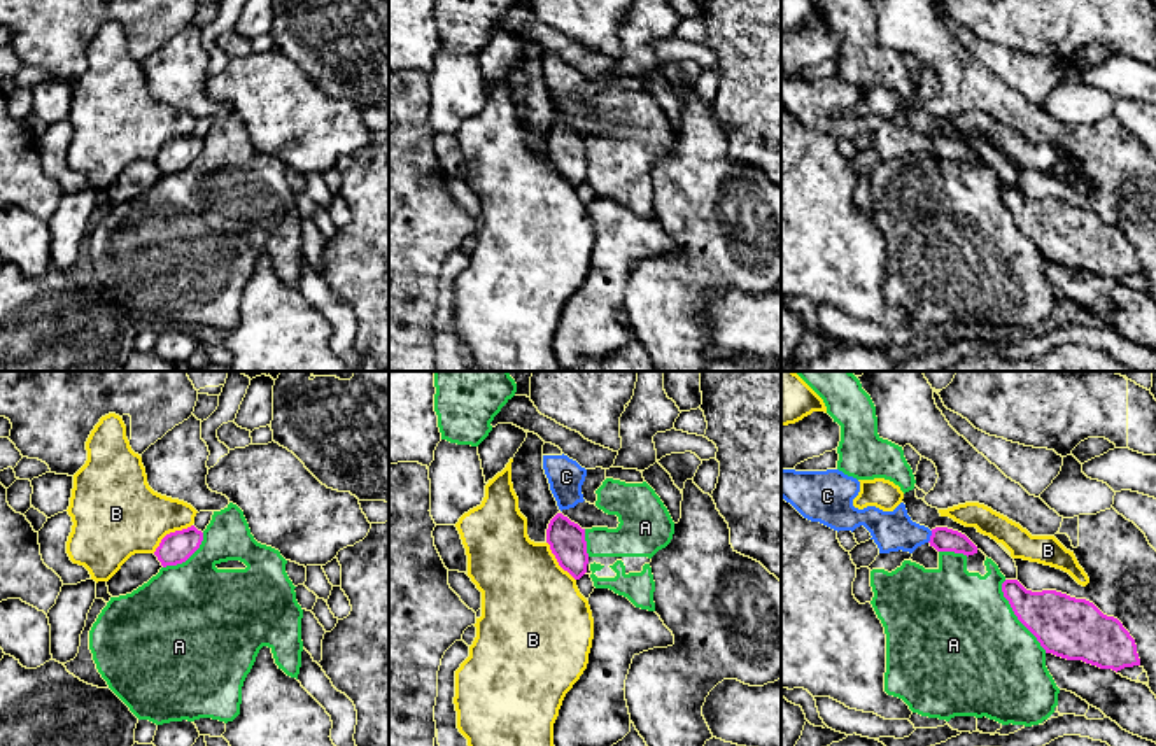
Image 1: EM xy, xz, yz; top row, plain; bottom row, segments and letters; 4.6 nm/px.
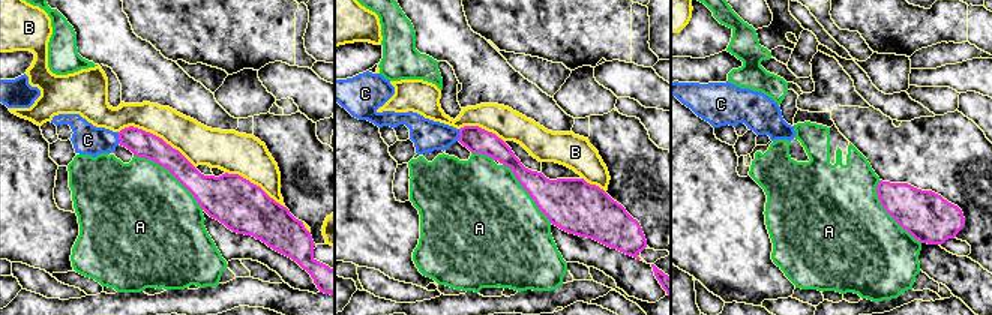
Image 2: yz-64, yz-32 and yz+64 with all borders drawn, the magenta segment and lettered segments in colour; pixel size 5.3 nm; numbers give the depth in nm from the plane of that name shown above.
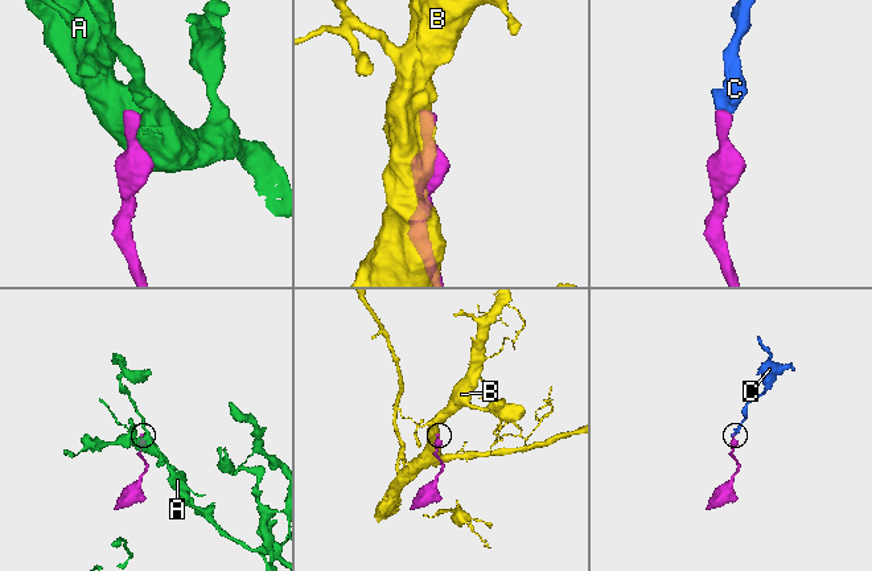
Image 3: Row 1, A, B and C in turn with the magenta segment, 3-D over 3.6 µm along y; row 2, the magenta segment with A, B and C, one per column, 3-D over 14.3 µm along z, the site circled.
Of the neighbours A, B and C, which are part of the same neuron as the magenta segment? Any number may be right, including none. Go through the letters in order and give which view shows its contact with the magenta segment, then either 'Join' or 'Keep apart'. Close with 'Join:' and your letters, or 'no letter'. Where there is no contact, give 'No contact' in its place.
A: Touches magenta in yz. Keep apart
B: Touches magenta in xy. Keep apart
C: Touches magenta in yz. Join
Join: C

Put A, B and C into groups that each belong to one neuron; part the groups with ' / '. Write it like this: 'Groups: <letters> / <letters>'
Groups: A / B / C

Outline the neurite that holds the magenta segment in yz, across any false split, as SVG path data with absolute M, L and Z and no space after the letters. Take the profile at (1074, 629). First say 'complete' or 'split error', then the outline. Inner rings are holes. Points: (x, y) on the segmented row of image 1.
complete | M1005 580L1002 592L1046 653L1116 672L1140 665L1135 639L1093 602L1056 590L1032 592L1018 580Z

